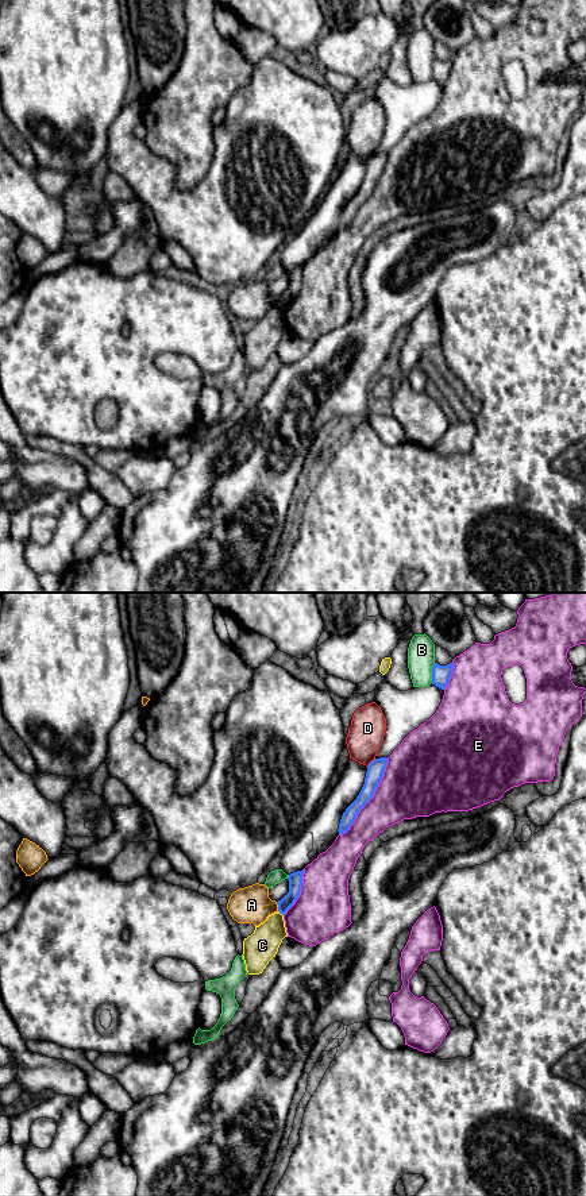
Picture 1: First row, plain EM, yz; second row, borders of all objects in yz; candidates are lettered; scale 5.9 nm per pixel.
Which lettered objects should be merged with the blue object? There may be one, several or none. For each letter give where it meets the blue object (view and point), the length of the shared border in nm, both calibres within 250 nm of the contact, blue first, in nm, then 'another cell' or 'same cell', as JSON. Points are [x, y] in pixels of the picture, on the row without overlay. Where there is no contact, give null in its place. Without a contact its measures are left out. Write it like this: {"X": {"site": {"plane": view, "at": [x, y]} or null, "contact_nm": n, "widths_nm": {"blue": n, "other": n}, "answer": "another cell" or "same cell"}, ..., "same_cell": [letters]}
{"A": {"site": {"plane": "yz", "at": [278, 303]}, "contact_nm": 70, "widths_nm": {"blue": 80, "other": 220}, "answer": "another cell"}, "B": {"site": {"plane": "yz", "at": [432, 68]}, "contact_nm": 120, "widths_nm": {"blue": 110, "other": 160}, "answer": "another cell"}, "C": {"site": {"plane": "yz", "at": [281, 308]}, "contact_nm": 40, "widths_nm": {"blue": 80, "other": 190}, "answer": "another cell"}, "D": {"site": {"plane": "yz", "at": [370, 158]}, "contact_nm": 80, "widths_nm": {"blue": 100, "other": 220}, "answer": "another cell"}, "E": {"site": {"plane": "yz", "at": [371, 192]}, "contact_nm": 550, "widths_nm": {"blue": 100, "other": 380}, "answer": "another cell"}, "same_cell": []}

